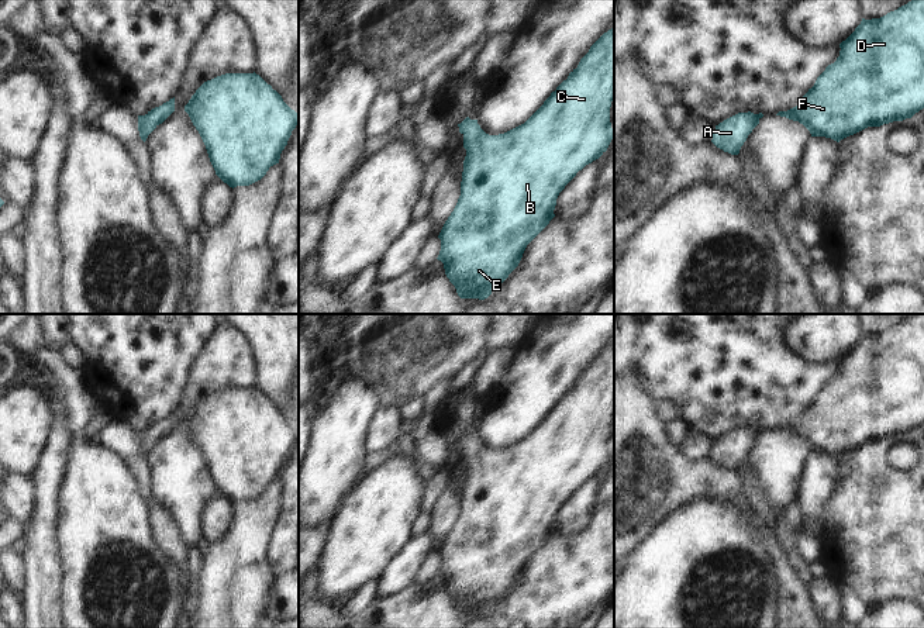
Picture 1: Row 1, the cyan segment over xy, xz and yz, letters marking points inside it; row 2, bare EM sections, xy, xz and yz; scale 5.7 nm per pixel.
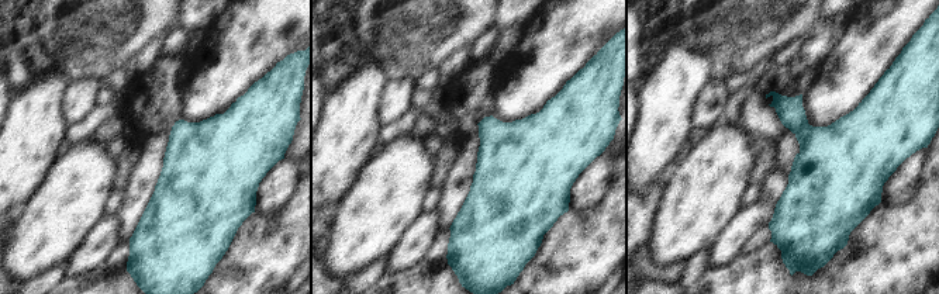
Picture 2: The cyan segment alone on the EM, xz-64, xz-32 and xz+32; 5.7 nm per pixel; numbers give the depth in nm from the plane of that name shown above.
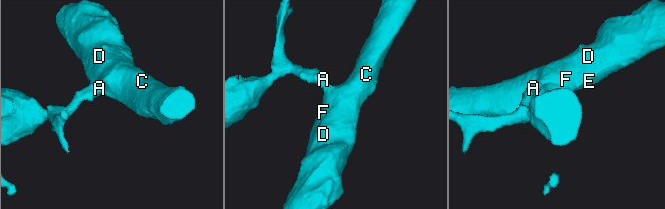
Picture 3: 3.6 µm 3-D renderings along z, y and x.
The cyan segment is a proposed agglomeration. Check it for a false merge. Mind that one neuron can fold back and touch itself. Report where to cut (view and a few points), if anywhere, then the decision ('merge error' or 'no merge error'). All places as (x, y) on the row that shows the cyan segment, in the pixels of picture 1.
no cut | no merge error

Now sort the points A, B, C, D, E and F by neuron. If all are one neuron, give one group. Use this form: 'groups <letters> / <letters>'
groups A B C D E F

